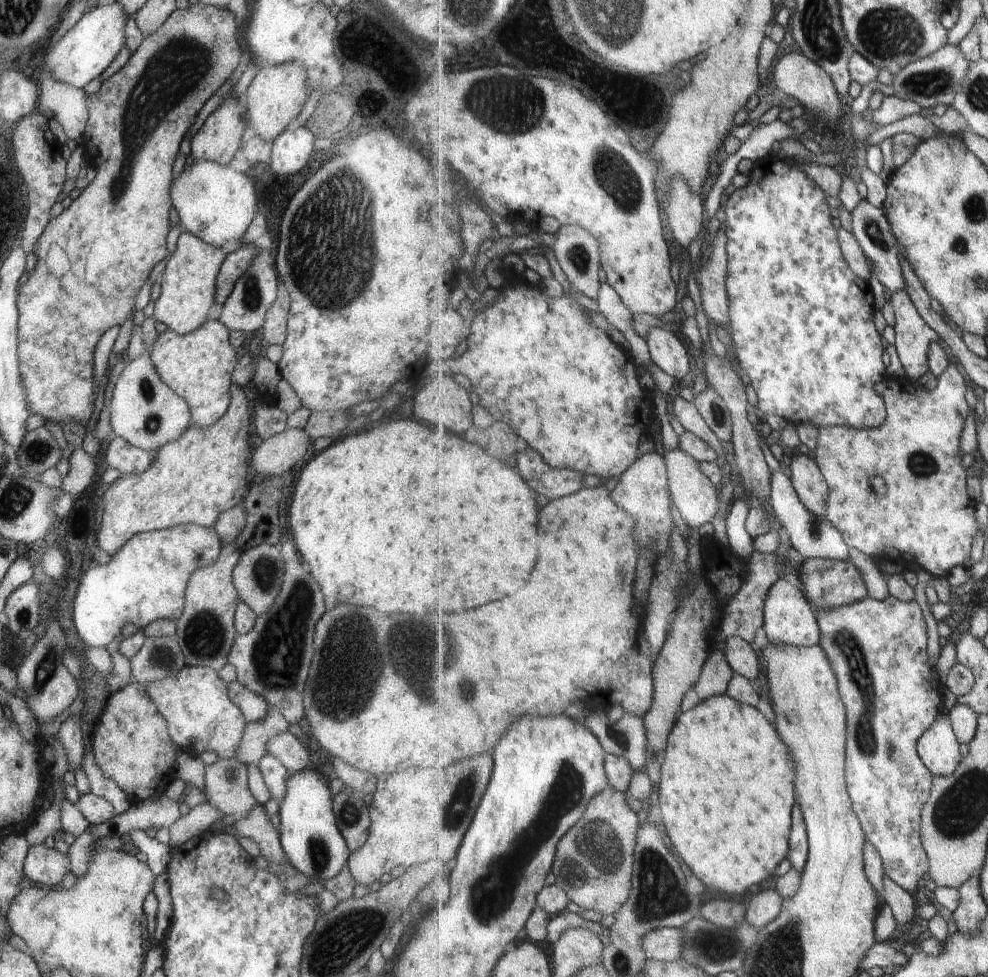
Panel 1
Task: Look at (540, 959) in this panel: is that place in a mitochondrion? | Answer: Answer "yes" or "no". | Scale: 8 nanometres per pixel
no

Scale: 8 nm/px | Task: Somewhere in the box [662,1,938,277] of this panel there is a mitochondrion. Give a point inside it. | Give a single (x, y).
(886, 33)

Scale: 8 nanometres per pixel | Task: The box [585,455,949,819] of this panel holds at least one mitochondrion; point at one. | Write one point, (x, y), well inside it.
(869, 740)

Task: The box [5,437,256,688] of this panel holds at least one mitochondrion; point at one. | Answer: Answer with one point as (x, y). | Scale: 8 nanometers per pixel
(205, 634)

